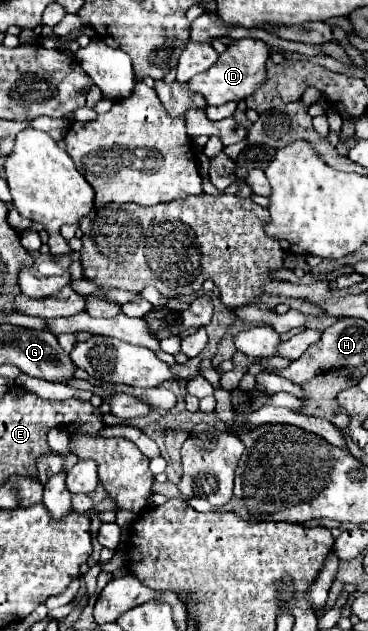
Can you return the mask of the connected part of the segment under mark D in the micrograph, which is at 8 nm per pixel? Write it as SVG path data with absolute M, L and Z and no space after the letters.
M236 40L228 46L224 54L216 60L214 66L210 66L206 72L200 72L188 82L190 94L202 94L206 102L212 106L226 104L230 100L238 102L248 98L252 92L260 88L260 84L266 80L266 58L268 58L268 46L262 40Z

